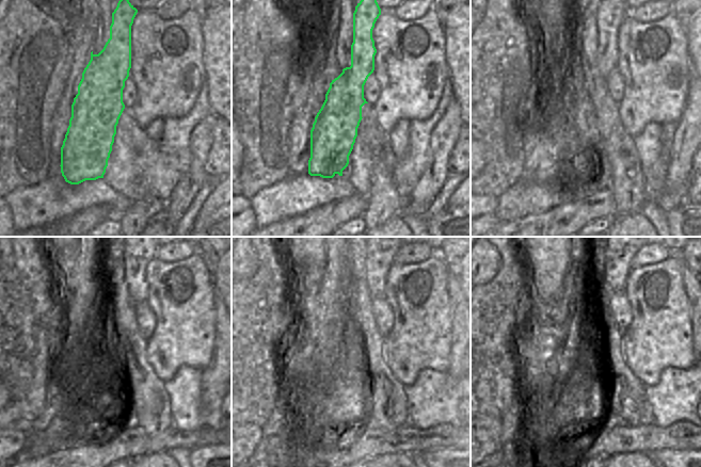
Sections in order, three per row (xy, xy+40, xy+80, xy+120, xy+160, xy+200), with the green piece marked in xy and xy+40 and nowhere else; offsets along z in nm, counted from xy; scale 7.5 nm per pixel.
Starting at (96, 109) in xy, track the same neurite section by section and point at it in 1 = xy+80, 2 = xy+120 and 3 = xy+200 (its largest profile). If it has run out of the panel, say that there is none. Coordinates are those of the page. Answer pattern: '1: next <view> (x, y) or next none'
1: next xy+80 (580, 131)
2: next xy+120 (136, 258)
3: next xy+200 (618, 258)

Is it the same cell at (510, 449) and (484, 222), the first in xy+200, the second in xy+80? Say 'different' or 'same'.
different

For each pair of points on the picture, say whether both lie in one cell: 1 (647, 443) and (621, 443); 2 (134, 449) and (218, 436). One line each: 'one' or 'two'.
1: one
2: one

